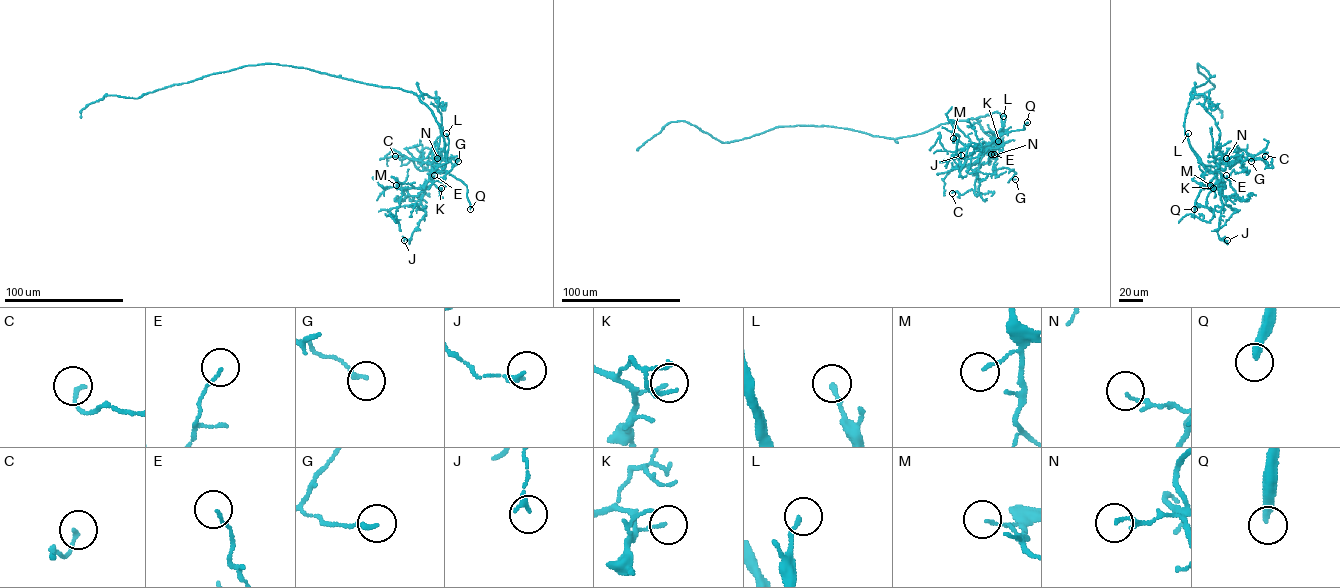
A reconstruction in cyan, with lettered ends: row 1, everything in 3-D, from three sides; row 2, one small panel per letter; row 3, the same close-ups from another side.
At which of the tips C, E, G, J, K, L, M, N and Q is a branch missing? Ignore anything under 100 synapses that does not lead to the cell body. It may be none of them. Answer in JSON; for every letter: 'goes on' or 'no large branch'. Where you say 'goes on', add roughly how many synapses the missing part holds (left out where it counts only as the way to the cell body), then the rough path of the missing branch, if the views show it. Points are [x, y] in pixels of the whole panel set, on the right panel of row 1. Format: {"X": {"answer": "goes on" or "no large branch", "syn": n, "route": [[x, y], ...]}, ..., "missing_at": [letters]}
{"C": {"answer": "no large branch"}, "E": {"answer": "no large branch"}, "G": {"answer": "no large branch"}, "J": {"answer": "no large branch"}, "K": {"answer": "no large branch"}, "L": {"answer": "no large branch"}, "M": {"answer": "no large branch"}, "N": {"answer": "no large branch"}, "Q": {"answer": "goes on"}, "missing_at": ["Q"]}

